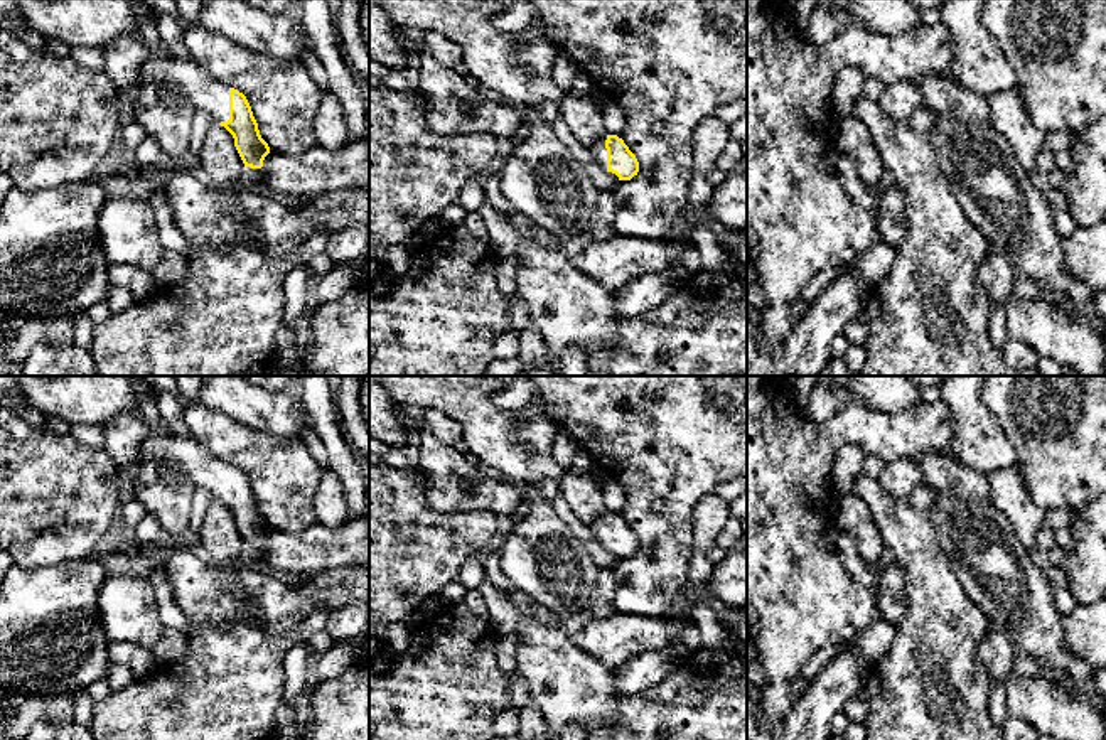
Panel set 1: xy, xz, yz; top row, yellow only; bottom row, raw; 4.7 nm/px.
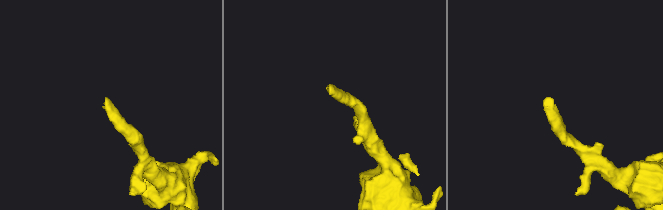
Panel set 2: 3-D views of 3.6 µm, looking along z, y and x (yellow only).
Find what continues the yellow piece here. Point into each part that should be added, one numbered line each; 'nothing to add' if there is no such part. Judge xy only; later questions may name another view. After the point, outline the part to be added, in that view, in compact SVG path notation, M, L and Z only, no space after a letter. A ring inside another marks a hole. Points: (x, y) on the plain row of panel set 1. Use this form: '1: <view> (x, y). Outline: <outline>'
1: xy (194, 461). Outline: M150 433L138 447L137 464L174 462L196 485L207 489L216 501L229 497L229 465L194 438Z

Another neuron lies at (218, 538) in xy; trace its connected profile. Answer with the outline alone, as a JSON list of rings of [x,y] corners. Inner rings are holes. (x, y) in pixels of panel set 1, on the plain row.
[[[216,499],[209,504],[196,534],[199,551],[207,560],[219,566],[239,568],[238,558],[246,544],[234,524],[233,512],[224,504]]]

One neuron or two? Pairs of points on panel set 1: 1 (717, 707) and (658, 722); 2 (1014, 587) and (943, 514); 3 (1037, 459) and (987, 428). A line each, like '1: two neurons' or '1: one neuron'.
1: one neuron
2: one neuron
3: two neurons

